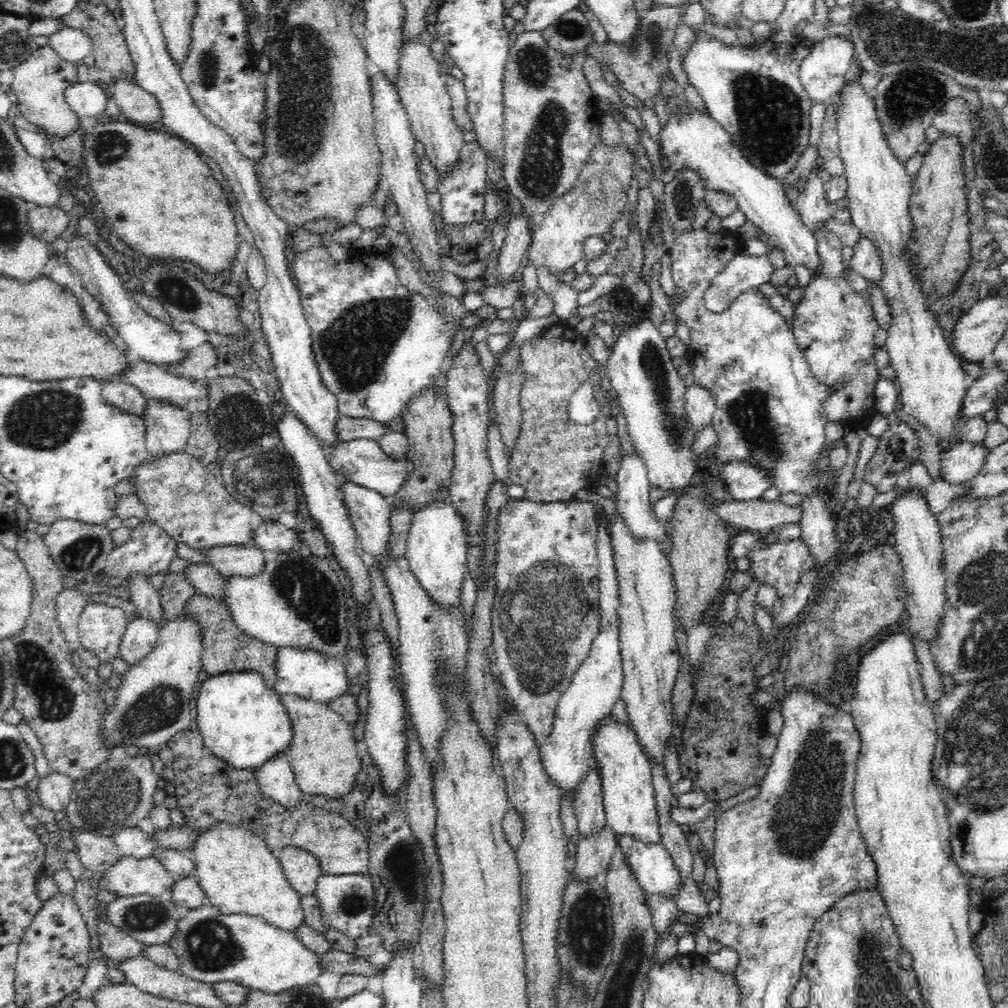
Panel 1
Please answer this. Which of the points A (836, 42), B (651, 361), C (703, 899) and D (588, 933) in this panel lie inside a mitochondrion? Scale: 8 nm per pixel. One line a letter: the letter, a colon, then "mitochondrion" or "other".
A: other
B: mitochondrion
C: other
D: mitochondrion

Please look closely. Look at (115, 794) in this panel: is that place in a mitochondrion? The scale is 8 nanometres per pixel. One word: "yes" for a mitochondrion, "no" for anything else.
yes

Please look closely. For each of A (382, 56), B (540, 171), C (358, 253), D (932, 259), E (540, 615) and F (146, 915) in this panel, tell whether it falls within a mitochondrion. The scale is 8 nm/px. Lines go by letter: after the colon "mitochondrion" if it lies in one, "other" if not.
A: other
B: mitochondrion
C: other
D: mitochondrion
E: mitochondrion
F: mitochondrion

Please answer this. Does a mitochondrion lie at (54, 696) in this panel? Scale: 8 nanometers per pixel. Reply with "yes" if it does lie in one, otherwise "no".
yes

